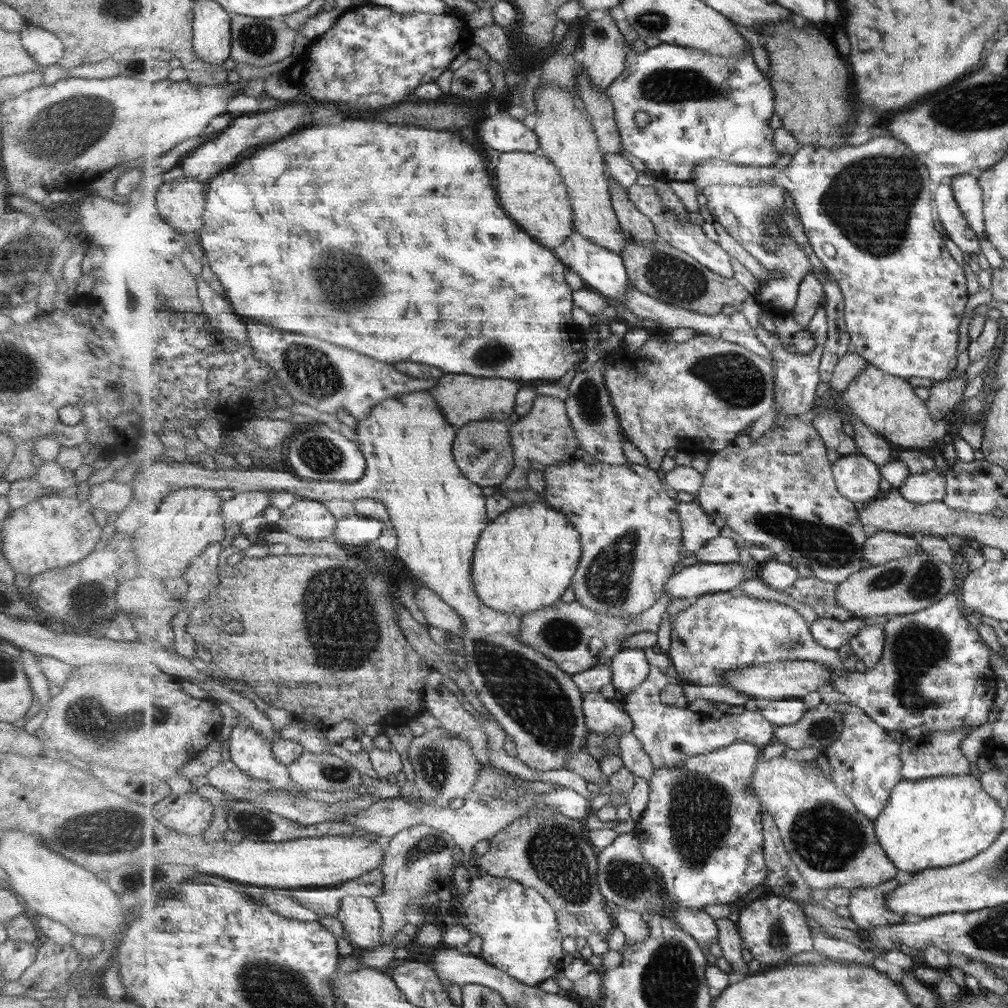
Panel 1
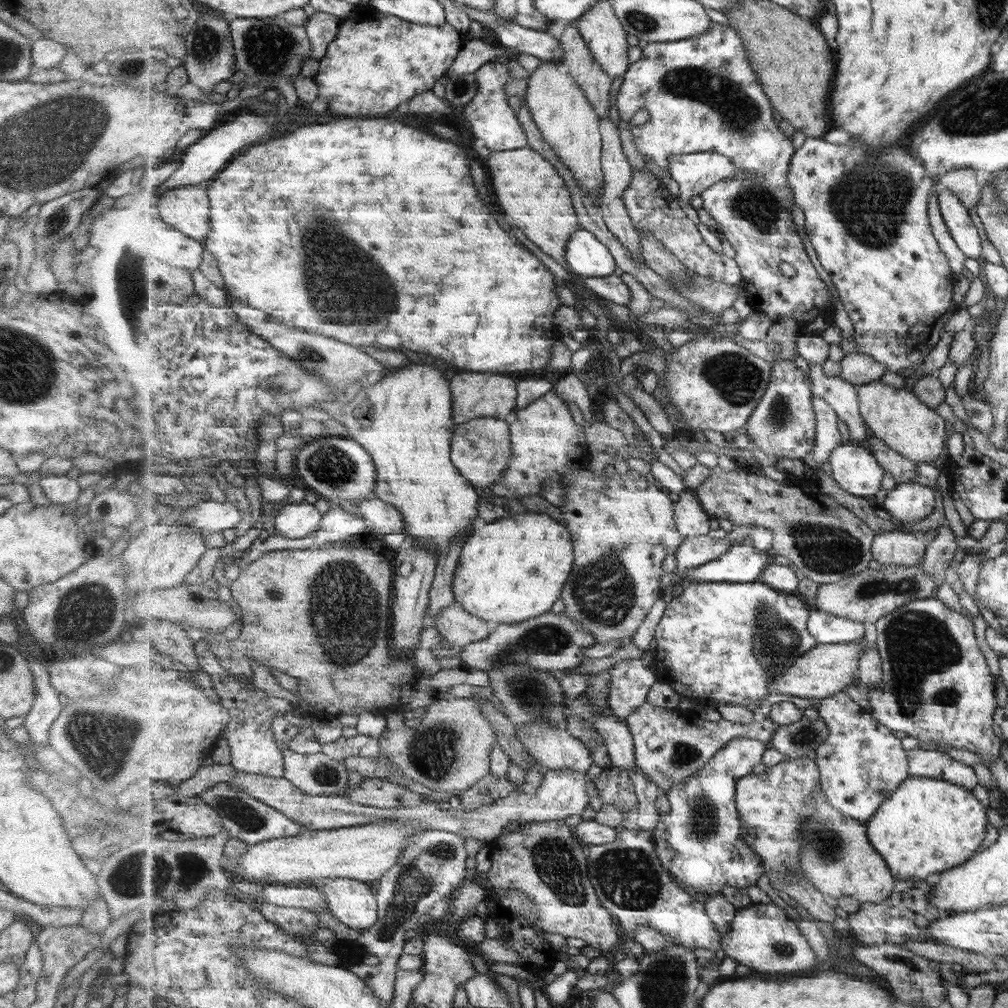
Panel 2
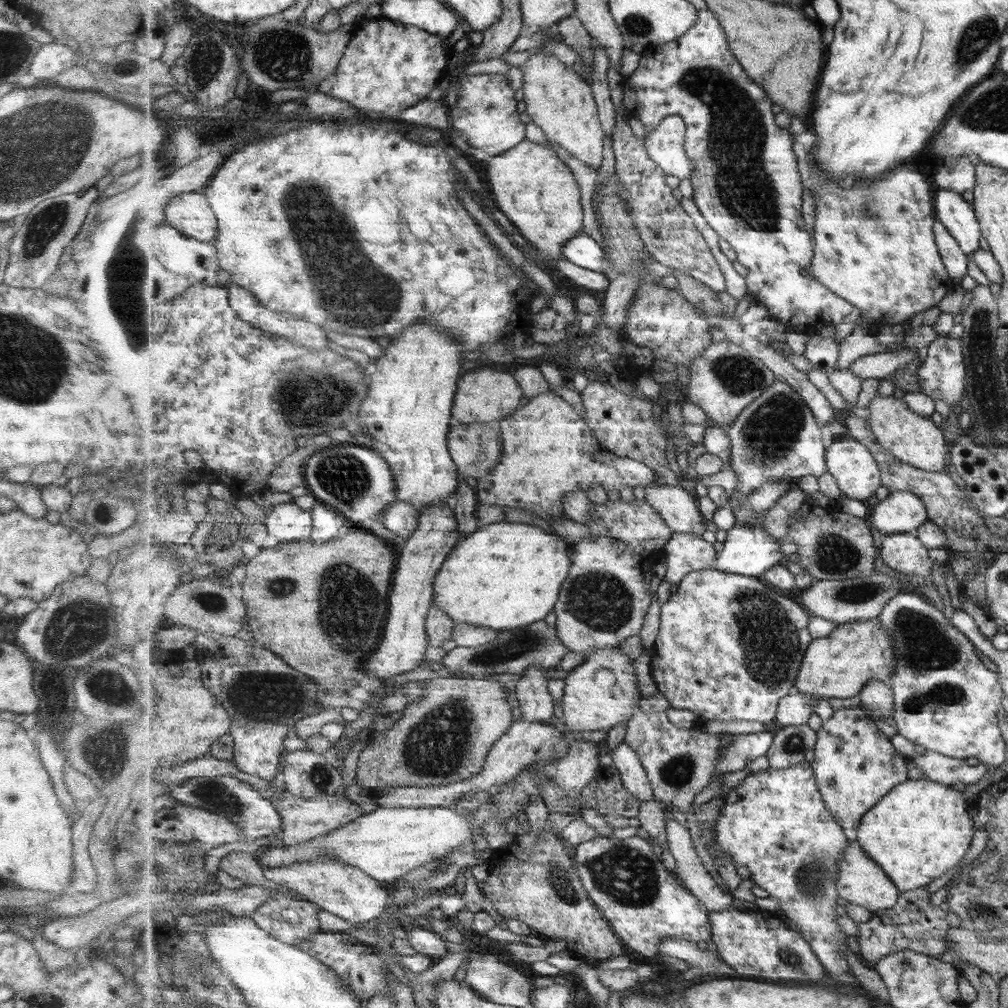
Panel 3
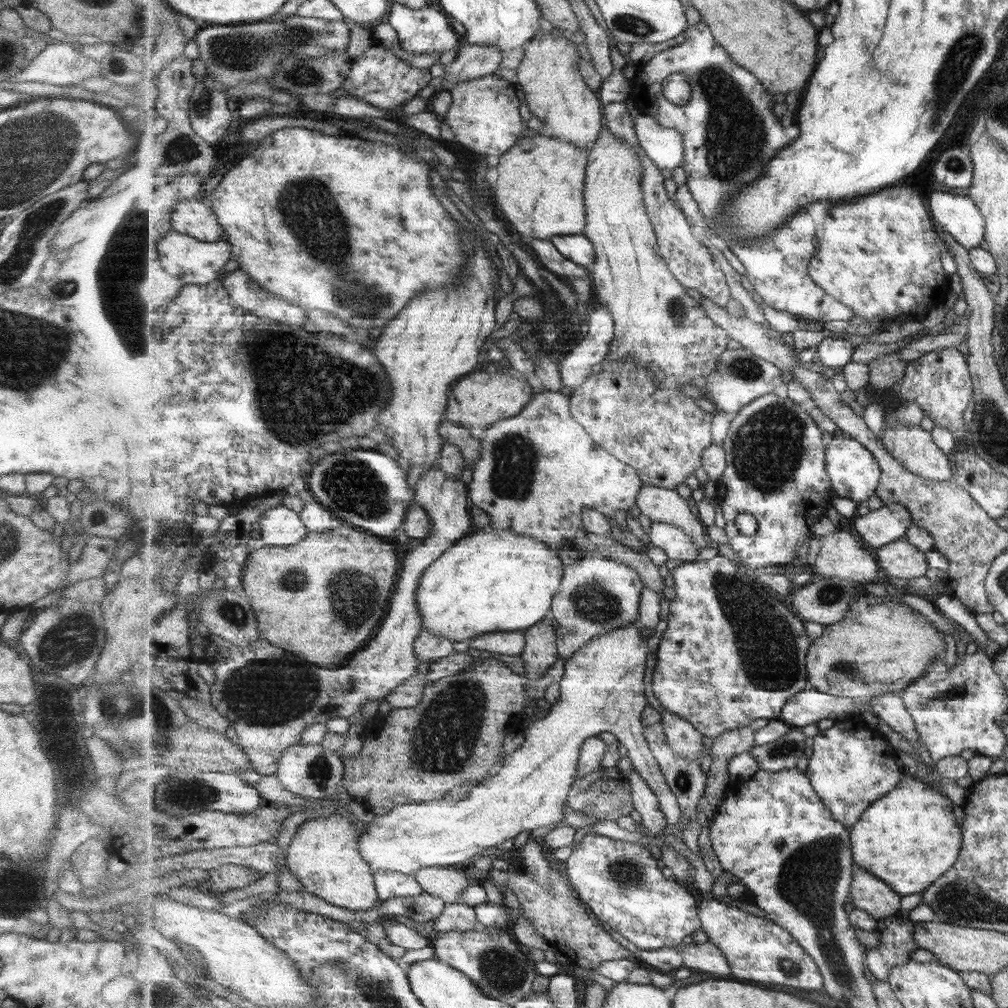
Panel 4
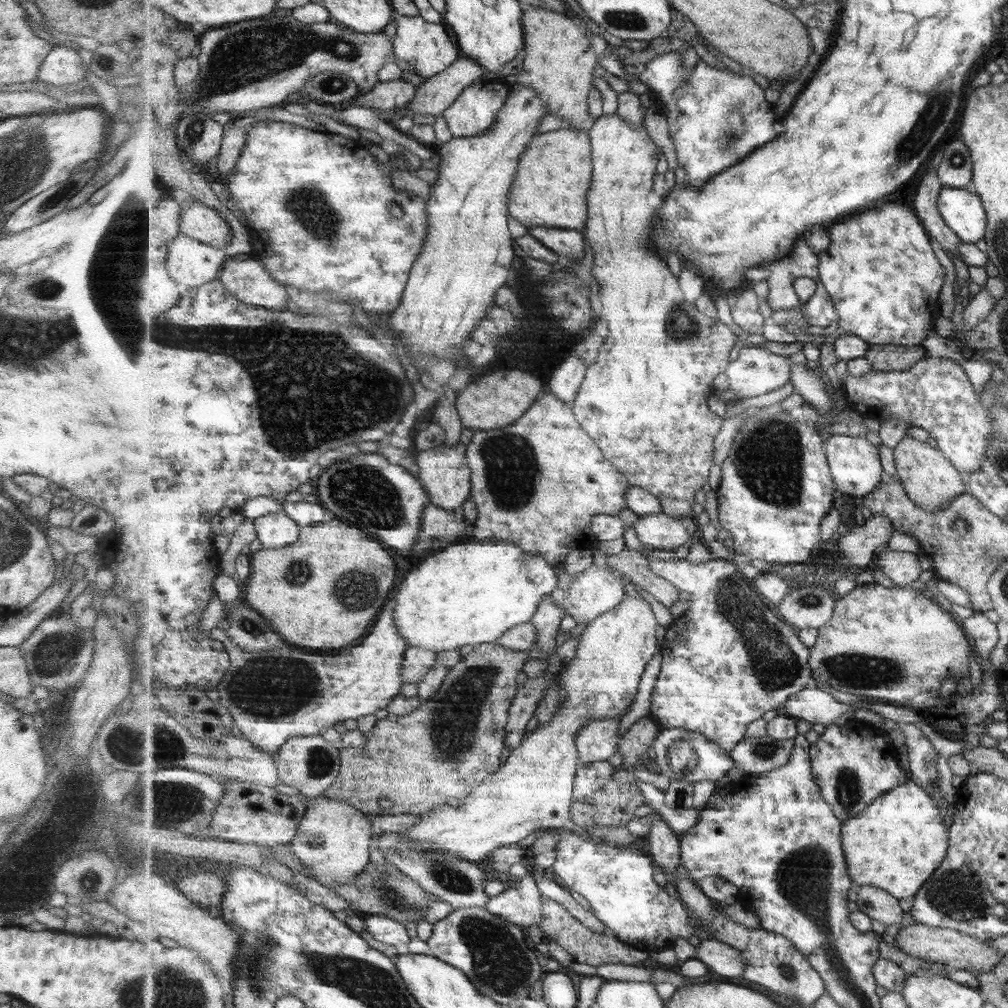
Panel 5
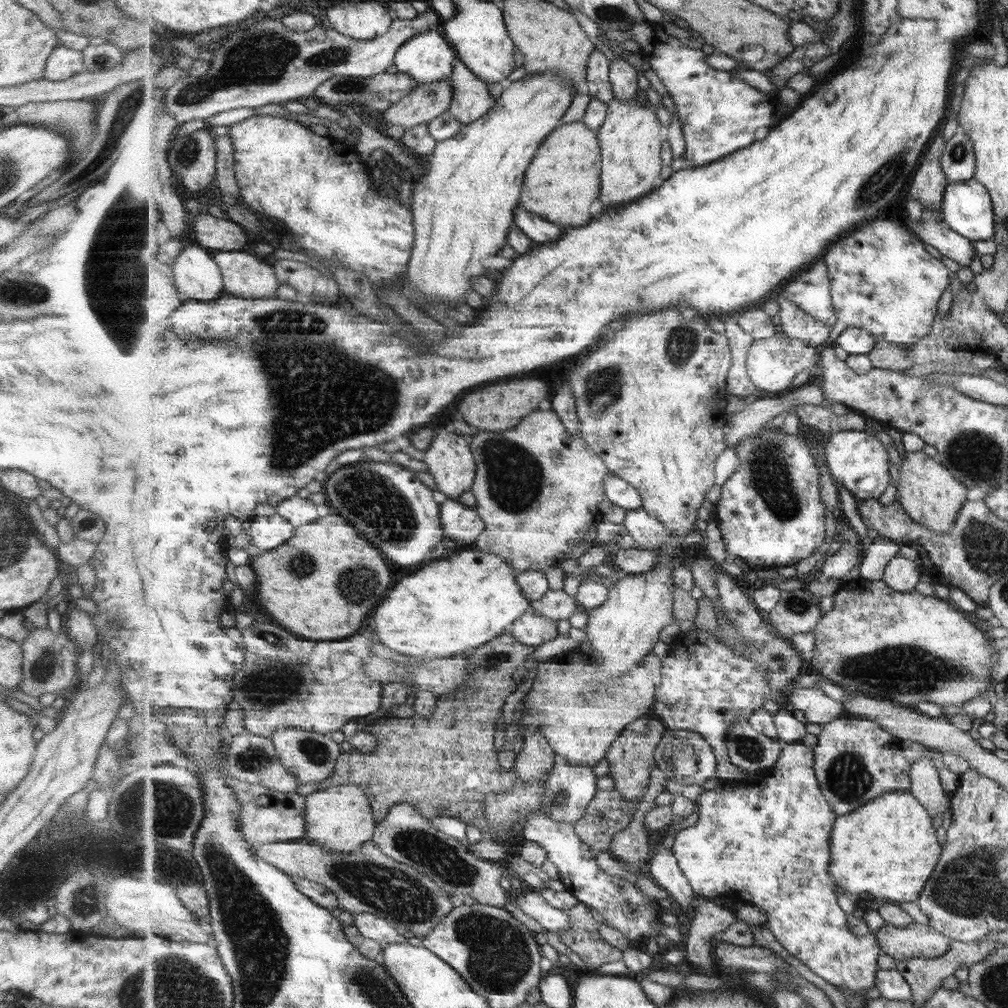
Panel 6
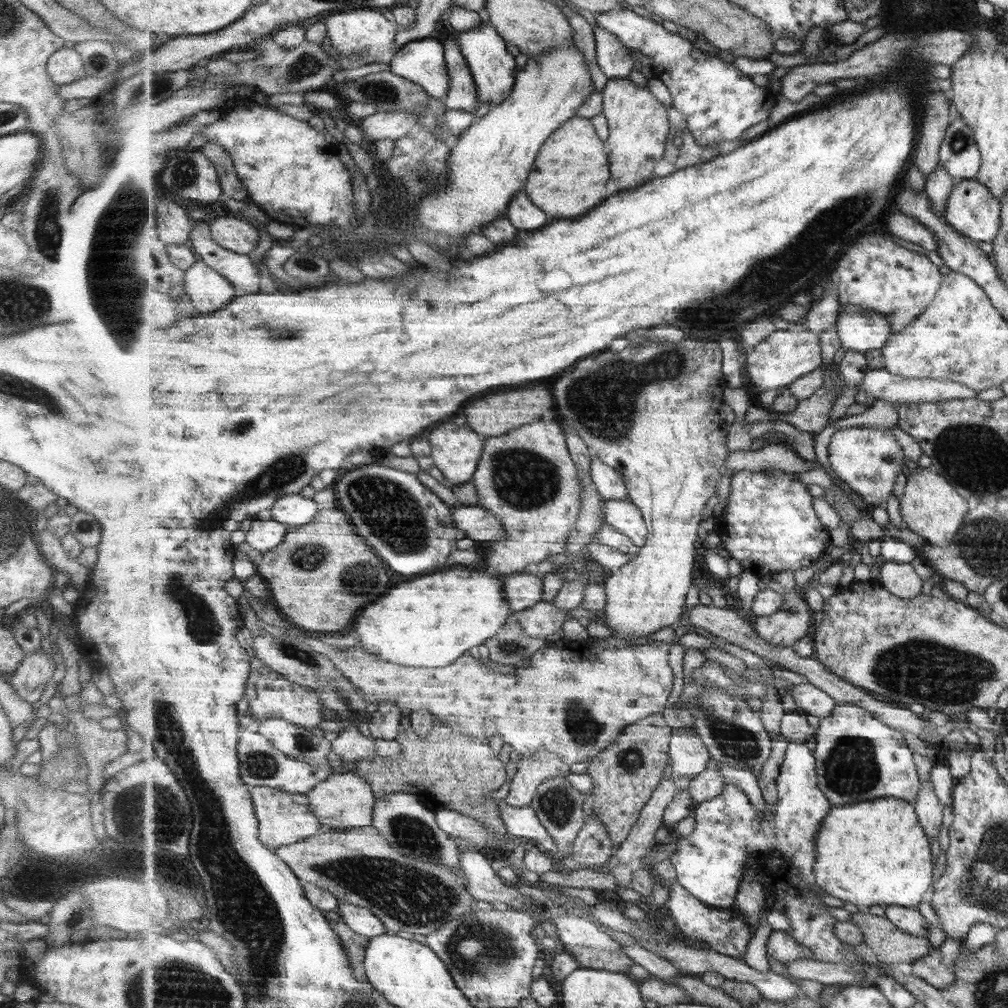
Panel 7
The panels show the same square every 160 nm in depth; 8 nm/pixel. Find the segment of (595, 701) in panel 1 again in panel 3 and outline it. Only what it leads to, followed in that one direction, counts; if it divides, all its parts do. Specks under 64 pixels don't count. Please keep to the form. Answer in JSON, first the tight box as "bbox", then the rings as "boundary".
{"bbox":[607,742,656,803],"boundary":[[[626,742],[614,750],[607,751],[613,755],[614,766],[618,768],[621,780],[626,788],[641,803],[656,800],[653,785],[637,752]]]}

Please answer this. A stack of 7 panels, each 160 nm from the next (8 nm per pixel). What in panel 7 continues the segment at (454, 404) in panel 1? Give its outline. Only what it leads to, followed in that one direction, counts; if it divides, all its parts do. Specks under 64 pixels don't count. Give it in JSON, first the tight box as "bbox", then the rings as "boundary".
{"bbox":[465,386,555,437],"boundary":[[[537,386],[537,388],[521,388],[521,390],[509,390],[509,392],[497,392],[491,396],[485,396],[483,400],[477,400],[473,404],[469,404],[465,408],[465,416],[467,416],[466,424],[471,427],[479,436],[499,437],[523,426],[529,422],[537,422],[541,420],[541,416],[551,410],[555,404],[551,392],[545,386]]]}

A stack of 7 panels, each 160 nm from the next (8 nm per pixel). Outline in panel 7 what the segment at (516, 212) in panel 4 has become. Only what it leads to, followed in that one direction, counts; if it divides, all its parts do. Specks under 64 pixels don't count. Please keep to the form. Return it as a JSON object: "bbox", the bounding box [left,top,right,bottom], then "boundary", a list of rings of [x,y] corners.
{"bbox":[526,116,611,218],"boundary":[[[574,116],[545,141],[526,184],[533,202],[545,208],[549,216],[577,218],[605,200],[607,182],[611,178],[606,141],[600,137],[591,119]]]}

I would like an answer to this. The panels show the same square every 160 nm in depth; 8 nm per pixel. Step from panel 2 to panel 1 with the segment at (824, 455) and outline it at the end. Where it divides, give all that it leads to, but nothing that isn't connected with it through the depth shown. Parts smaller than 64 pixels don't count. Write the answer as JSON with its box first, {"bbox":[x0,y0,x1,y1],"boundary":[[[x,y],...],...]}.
{"bbox":[811,409,861,456],"boundary":[[[825,409],[819,412],[812,420],[811,425],[819,432],[825,445],[837,451],[841,456],[861,454],[854,438],[843,433],[843,414],[838,409]]]}

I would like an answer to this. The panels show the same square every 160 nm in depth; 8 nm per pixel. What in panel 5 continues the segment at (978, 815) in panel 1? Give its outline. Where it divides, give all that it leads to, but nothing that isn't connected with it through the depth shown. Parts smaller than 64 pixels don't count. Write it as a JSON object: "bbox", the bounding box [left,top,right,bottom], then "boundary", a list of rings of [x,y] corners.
{"bbox":[842,778,949,898],"boundary":[[[910,778],[903,786],[893,788],[889,792],[883,794],[879,798],[876,798],[866,809],[865,812],[861,812],[859,816],[852,819],[845,819],[842,824],[842,844],[844,845],[844,851],[848,862],[848,871],[851,880],[857,885],[863,887],[869,887],[869,885],[883,890],[887,890],[895,898],[911,898],[916,897],[921,888],[928,883],[928,880],[933,876],[933,873],[941,866],[941,863],[947,856],[949,848],[949,827],[943,823],[944,812],[939,806],[935,804],[935,799],[924,788],[921,788],[917,782]]]}

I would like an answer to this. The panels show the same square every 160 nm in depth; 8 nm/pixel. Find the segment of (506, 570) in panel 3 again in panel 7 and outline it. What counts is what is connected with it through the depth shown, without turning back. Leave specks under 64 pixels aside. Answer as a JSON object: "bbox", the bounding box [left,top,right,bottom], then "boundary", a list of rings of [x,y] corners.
{"bbox":[351,567,544,668],"boundary":[[[449,567],[447,572],[435,572],[431,576],[415,578],[401,582],[397,588],[391,588],[387,596],[369,604],[357,616],[351,632],[357,636],[367,652],[378,655],[387,662],[415,668],[443,668],[468,654],[471,648],[486,644],[492,636],[501,630],[511,613],[517,613],[543,601],[544,579],[535,572],[521,572],[503,576],[486,570]]]}

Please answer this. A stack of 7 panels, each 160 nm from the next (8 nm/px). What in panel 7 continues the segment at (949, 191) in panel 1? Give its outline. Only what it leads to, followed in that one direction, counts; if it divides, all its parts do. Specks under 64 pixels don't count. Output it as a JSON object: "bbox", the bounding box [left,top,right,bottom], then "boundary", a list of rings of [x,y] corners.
{"bbox":[945,179,1002,243],"boundary":[[[978,179],[960,180],[947,201],[945,216],[961,234],[974,241],[992,243],[1002,225],[1002,203],[988,185]]]}

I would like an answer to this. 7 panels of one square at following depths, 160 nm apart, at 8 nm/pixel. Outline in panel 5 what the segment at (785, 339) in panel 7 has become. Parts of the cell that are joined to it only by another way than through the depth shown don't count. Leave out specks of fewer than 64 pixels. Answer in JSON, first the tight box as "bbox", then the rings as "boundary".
{"bbox":[725,342,793,398],"boundary":[[[749,342],[743,345],[738,358],[730,362],[728,370],[725,372],[729,382],[727,389],[733,390],[743,398],[753,398],[753,396],[761,396],[761,394],[779,390],[779,388],[787,386],[787,382],[792,380],[792,361],[793,359],[790,359],[787,355],[774,354]]]}

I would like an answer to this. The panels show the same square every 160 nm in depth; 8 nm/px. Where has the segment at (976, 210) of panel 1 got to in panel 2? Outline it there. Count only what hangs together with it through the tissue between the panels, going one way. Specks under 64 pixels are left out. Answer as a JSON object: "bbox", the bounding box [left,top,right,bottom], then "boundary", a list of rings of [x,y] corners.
{"bbox":[940,168,984,209],"boundary":[[[972,168],[950,170],[940,176],[940,187],[954,192],[969,209],[979,204],[982,197],[984,176]]]}

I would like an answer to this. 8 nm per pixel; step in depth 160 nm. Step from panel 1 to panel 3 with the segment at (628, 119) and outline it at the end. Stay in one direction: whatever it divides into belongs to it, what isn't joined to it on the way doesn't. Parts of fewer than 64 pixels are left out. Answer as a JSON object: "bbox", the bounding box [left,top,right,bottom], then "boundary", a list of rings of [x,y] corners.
{"bbox":[621,9,863,329],"boundary":[[[711,9],[698,10],[697,22],[687,34],[681,36],[680,39],[661,46],[650,46],[645,54],[640,56],[638,67],[627,78],[623,78],[621,83],[624,89],[624,106],[631,115],[643,124],[646,132],[657,128],[667,117],[683,117],[687,127],[685,148],[689,158],[694,162],[694,169],[690,176],[693,186],[692,199],[696,202],[708,223],[720,234],[720,238],[725,239],[733,248],[737,254],[738,262],[748,270],[746,281],[750,298],[754,302],[764,304],[769,317],[781,324],[786,322],[792,325],[802,324],[812,329],[821,324],[843,324],[843,322],[857,322],[859,318],[863,318],[861,309],[858,306],[837,296],[832,290],[821,284],[810,272],[816,249],[815,241],[811,240],[811,232],[807,230],[807,224],[805,224],[805,218],[803,218],[803,212],[801,212],[805,186],[803,186],[803,180],[801,180],[801,174],[799,174],[799,168],[797,168],[797,156],[793,152],[795,140],[791,138],[789,129],[783,128],[779,122],[775,122],[775,114],[771,110],[775,110],[776,106],[775,102],[771,102],[767,98],[768,92],[760,84],[753,82],[747,76],[747,72],[743,70],[743,66],[737,62],[737,58],[731,52],[727,35],[720,25],[716,12]]]}

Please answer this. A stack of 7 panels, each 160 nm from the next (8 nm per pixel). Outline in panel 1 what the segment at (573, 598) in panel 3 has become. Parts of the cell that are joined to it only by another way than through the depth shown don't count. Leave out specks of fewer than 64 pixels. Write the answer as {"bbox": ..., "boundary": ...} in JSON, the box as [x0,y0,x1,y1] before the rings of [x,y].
{"bbox":[543,458,688,616],"boundary":[[[577,458],[551,465],[544,474],[547,485],[543,495],[547,503],[563,512],[581,535],[582,558],[572,580],[575,599],[583,606],[608,616],[632,616],[649,610],[666,592],[675,566],[688,555],[678,511],[680,503],[667,494],[659,474],[641,464],[588,464]]]}

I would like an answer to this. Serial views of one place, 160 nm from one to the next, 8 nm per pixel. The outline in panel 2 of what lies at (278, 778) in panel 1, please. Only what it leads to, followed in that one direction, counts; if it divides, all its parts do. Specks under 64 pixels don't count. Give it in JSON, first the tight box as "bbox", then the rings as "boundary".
{"bbox":[196,639,294,778],"boundary":[[[199,639],[196,643],[196,653],[199,657],[200,667],[210,675],[213,681],[213,689],[220,698],[220,703],[225,705],[232,714],[232,722],[223,732],[223,737],[229,741],[232,752],[232,765],[239,771],[253,775],[263,775],[271,778],[283,778],[286,768],[284,763],[284,751],[279,748],[271,726],[273,718],[287,712],[294,712],[294,705],[289,700],[267,695],[263,690],[255,688],[251,678],[230,673],[221,659],[210,647],[209,639]]]}

